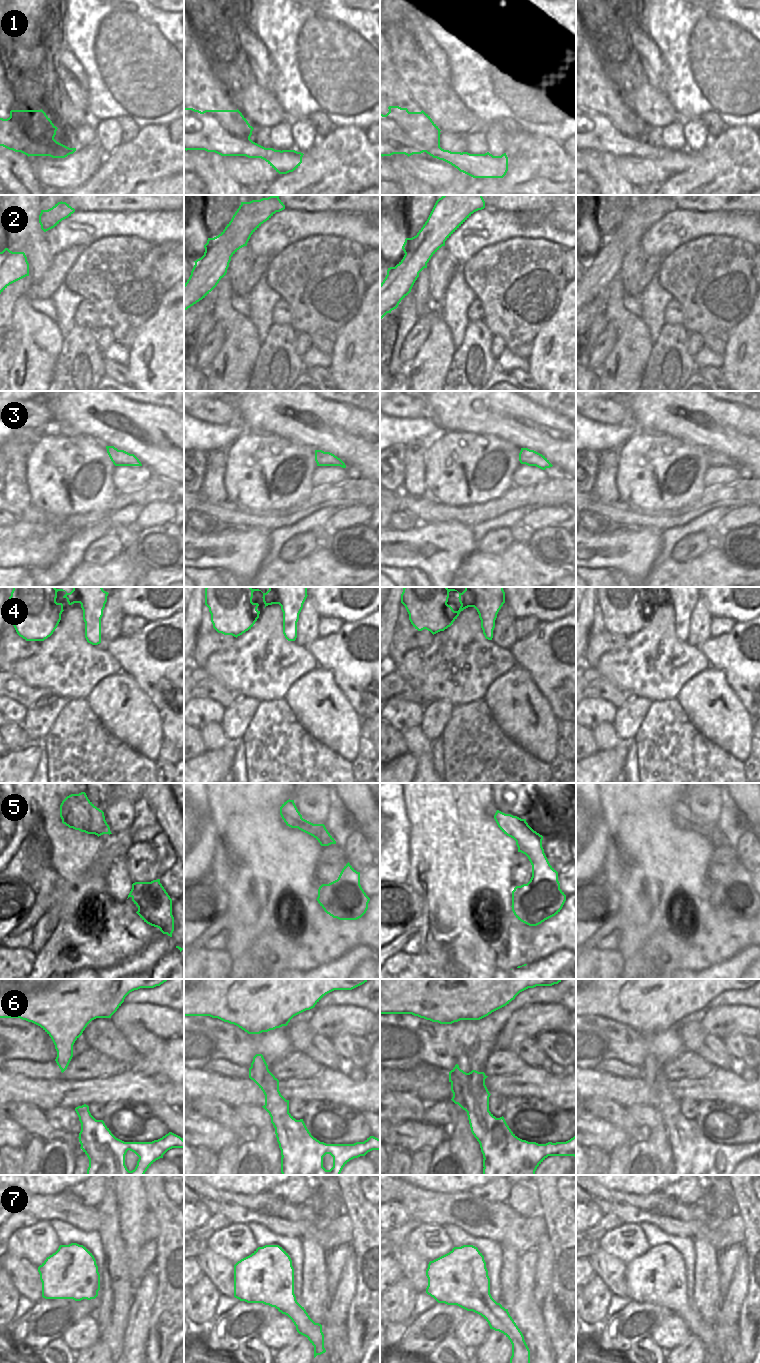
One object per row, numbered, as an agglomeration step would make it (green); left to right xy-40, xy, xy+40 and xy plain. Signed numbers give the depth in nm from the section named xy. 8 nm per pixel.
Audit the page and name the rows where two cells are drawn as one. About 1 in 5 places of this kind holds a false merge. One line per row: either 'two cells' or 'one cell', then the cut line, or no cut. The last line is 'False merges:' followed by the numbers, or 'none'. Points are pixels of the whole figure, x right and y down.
1: one cell; no cut
2: one cell; no cut
3: one cell; no cut
4: one cell; no cut
5: one cell; no cut
6: two cells; cut in xy+40 along (459, 1068), (459, 1075), (451, 1082)
7: one cell; no cut
False merges: 6

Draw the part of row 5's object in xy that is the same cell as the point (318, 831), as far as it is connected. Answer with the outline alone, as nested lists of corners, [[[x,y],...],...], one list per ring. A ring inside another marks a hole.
[[[287,800],[280,807],[280,815],[287,826],[298,828],[299,830],[313,836],[321,846],[336,844],[324,824],[313,824],[302,818],[294,800]]]

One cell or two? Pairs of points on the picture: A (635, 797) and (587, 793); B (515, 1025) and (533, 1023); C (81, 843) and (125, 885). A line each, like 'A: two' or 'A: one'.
A: two
B: one
C: two

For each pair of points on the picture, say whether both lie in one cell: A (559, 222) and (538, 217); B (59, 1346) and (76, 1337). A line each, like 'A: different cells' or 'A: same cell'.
A: same cell
B: different cells

